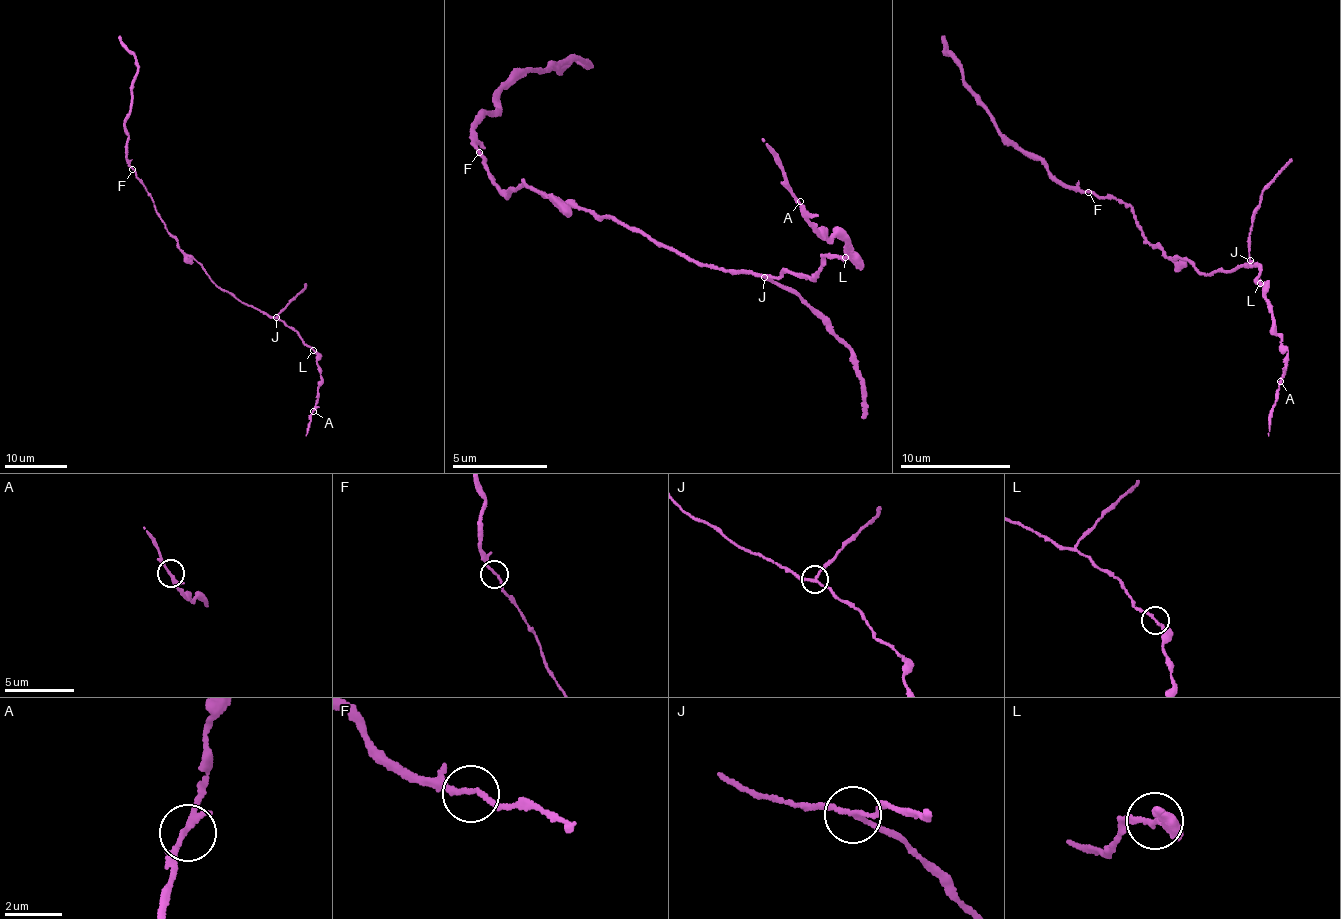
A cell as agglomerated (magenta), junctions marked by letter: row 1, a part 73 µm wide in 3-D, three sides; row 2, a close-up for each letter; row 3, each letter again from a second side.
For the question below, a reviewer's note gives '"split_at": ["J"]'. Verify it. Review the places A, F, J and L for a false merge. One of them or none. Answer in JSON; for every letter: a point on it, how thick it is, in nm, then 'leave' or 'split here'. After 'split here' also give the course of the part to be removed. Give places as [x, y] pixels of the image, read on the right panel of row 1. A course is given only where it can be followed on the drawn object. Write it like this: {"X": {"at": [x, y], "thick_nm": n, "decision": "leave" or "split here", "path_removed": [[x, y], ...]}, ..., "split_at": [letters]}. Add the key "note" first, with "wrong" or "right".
{"note": "right", "A": {"at": [1280, 381], "thick_nm": 140, "decision": "leave"}, "F": {"at": [1088, 192], "thick_nm": 150, "decision": "leave"}, "J": {"at": [1250, 260], "thick_nm": 150, "decision": "split here", "path_removed": [[1249, 260], [1253, 217], [1265, 189], [1292, 158]]}, "L": {"at": [1260, 283], "thick_nm": 170, "decision": "leave"}, "split_at": ["J"]}

